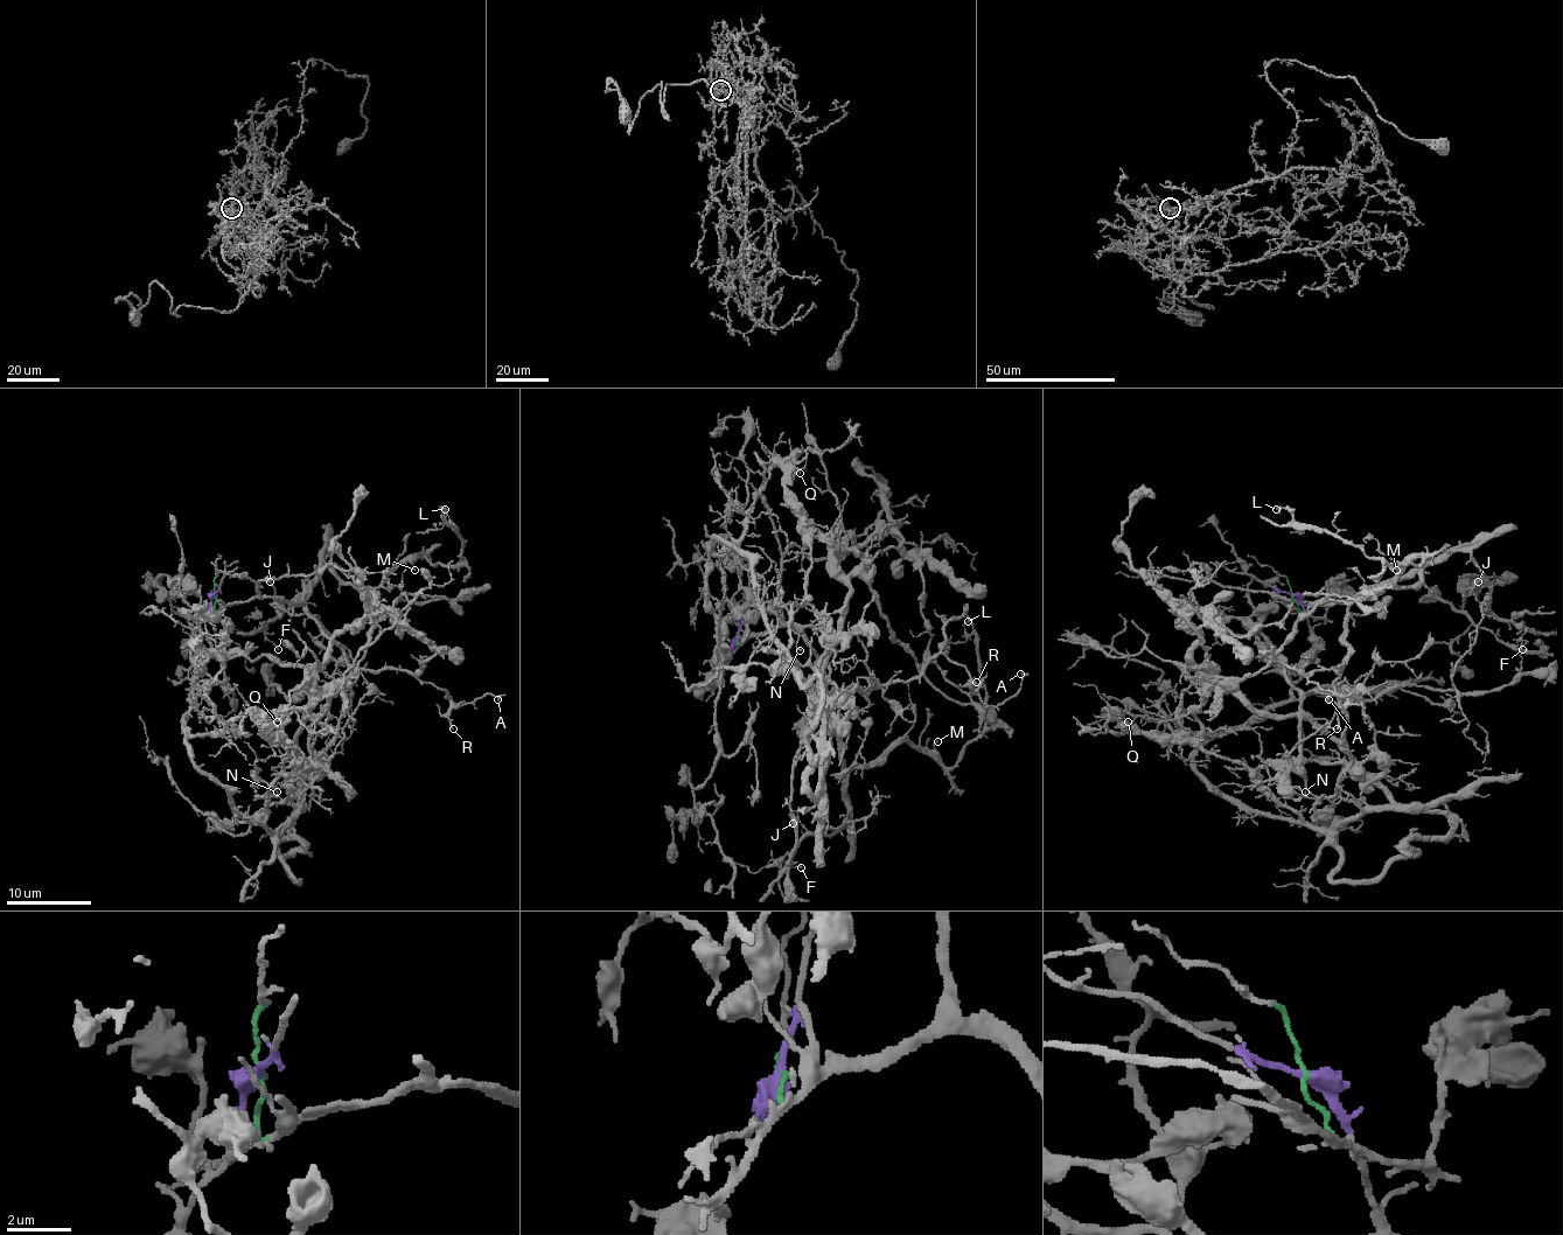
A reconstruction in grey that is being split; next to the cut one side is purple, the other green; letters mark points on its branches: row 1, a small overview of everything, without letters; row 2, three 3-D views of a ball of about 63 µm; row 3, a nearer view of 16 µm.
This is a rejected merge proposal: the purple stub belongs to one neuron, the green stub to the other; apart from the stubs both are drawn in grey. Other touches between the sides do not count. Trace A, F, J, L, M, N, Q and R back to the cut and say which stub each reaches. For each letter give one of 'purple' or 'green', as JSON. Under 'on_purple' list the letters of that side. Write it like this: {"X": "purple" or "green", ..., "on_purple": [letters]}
{"A": "green", "F": "green", "J": "green", "L": "green", "M": "green", "N": "purple", "Q": "purple", "R": "green", "on_purple": ["N", "Q"]}

